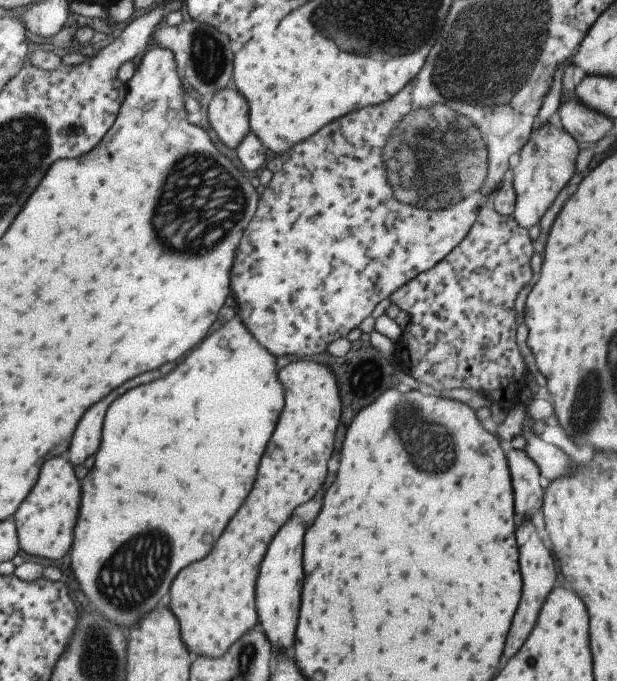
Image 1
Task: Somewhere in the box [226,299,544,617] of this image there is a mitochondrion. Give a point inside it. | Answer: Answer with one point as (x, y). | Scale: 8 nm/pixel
(419, 438)

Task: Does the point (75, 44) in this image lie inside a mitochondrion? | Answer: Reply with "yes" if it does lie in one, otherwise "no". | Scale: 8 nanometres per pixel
no

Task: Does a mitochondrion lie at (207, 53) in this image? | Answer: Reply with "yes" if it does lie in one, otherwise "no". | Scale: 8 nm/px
yes

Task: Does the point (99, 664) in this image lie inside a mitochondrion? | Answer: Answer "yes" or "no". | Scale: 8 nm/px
yes

